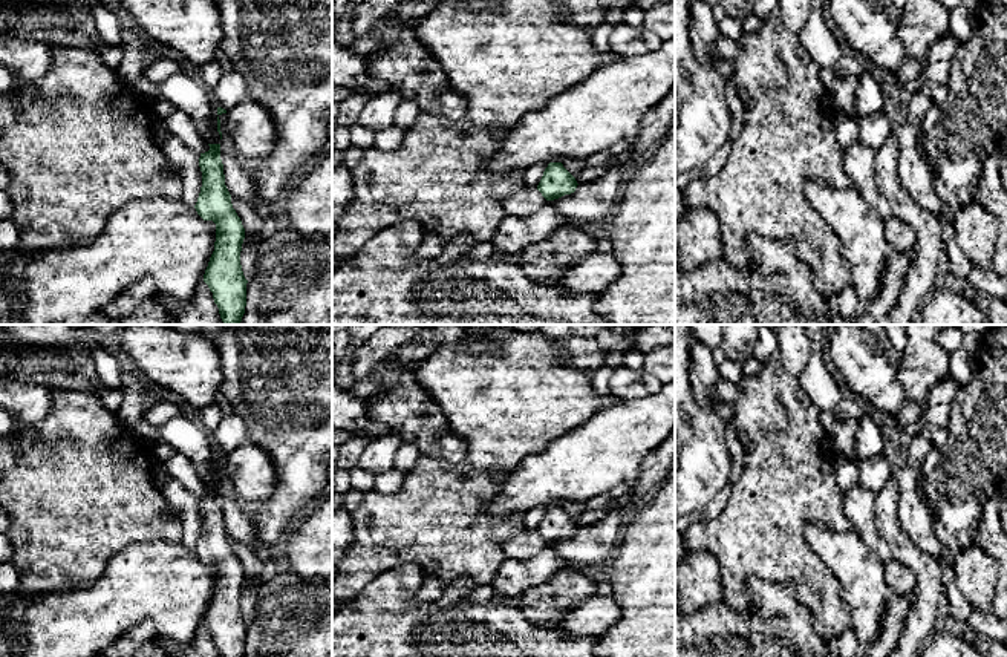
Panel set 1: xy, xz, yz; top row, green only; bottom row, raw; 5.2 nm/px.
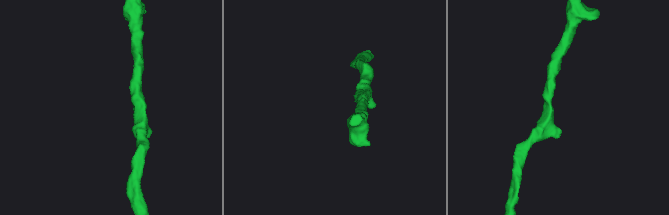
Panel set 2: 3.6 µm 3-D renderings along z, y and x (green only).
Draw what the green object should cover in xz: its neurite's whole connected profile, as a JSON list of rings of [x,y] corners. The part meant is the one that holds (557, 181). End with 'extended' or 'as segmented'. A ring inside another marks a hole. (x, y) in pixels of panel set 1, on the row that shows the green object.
[[[549,162],[537,185],[537,190],[546,201],[571,194],[577,188],[575,178],[563,167],[562,162]]] | as segmented

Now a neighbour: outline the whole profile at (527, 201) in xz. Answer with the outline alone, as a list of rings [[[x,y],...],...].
[[[523,187],[504,201],[504,211],[510,216],[526,217],[545,205],[546,199],[537,188]]]

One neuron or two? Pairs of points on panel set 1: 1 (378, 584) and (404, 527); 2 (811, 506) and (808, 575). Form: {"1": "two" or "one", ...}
{"1": "two", "2": "one"}

